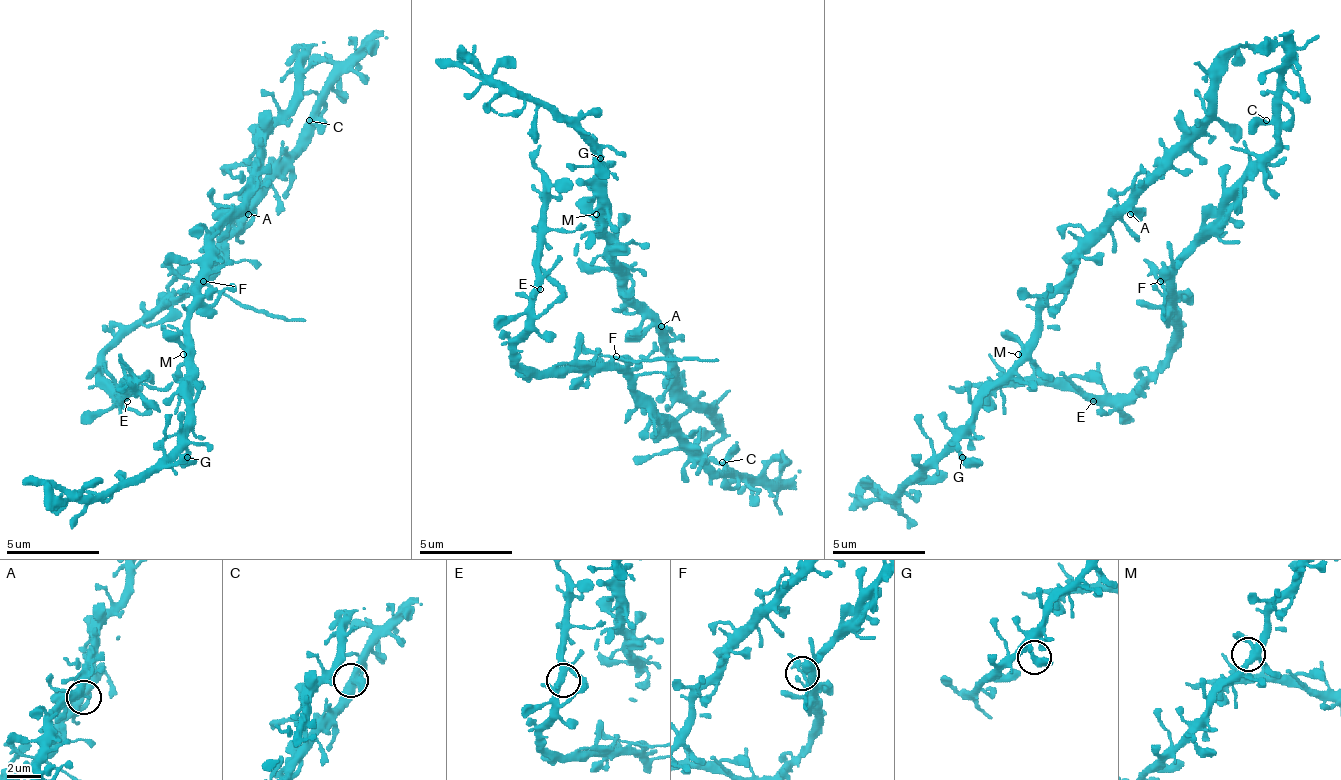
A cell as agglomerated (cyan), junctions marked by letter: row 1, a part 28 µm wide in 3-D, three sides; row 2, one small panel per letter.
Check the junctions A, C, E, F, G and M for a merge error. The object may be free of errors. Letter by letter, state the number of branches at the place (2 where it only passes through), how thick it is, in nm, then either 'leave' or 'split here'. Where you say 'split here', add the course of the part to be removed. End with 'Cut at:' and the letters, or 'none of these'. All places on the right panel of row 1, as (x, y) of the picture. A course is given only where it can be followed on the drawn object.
A: 3 branches meet; 340 nm thick; leave
C: 4 branches meet; 380 nm thick; leave
E: 4 branches meet; 320 nm thick; leave
F: 4 branches meet; 340 nm thick; split here; foreign part runs (1158, 280), (1163, 322)
G: 4 branches meet; 320 nm thick; leave
M: 4 branches meet; 360 nm thick; leave
Cut at: F

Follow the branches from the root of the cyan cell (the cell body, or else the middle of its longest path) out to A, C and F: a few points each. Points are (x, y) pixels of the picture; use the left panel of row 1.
A: (117, 396), (131, 382), (169, 387), (178, 378), (187, 359), (192, 284), (206, 247), (248, 214)
C: (117, 396), (103, 378), (103, 354), (201, 275), (216, 247), (248, 214), (253, 195), (304, 144), (309, 120)
F: (117, 396), (103, 378), (103, 354), (131, 326), (141, 326), (155, 317), (192, 280), (201, 280)

